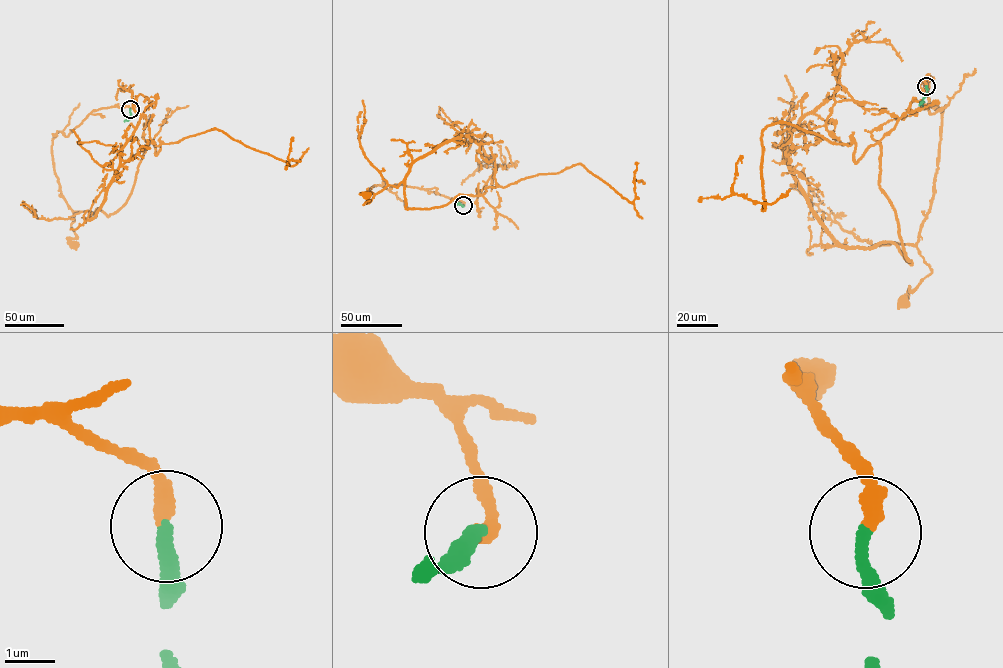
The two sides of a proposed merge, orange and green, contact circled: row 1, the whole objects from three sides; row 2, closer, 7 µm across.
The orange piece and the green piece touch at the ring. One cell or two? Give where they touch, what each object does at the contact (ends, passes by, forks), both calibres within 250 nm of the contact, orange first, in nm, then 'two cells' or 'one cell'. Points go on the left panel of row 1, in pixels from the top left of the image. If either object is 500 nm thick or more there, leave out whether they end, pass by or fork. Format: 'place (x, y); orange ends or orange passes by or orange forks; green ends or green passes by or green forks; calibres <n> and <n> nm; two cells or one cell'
place (130, 109); orange ends; green ends; calibres 340 and 280 nm; one cell

